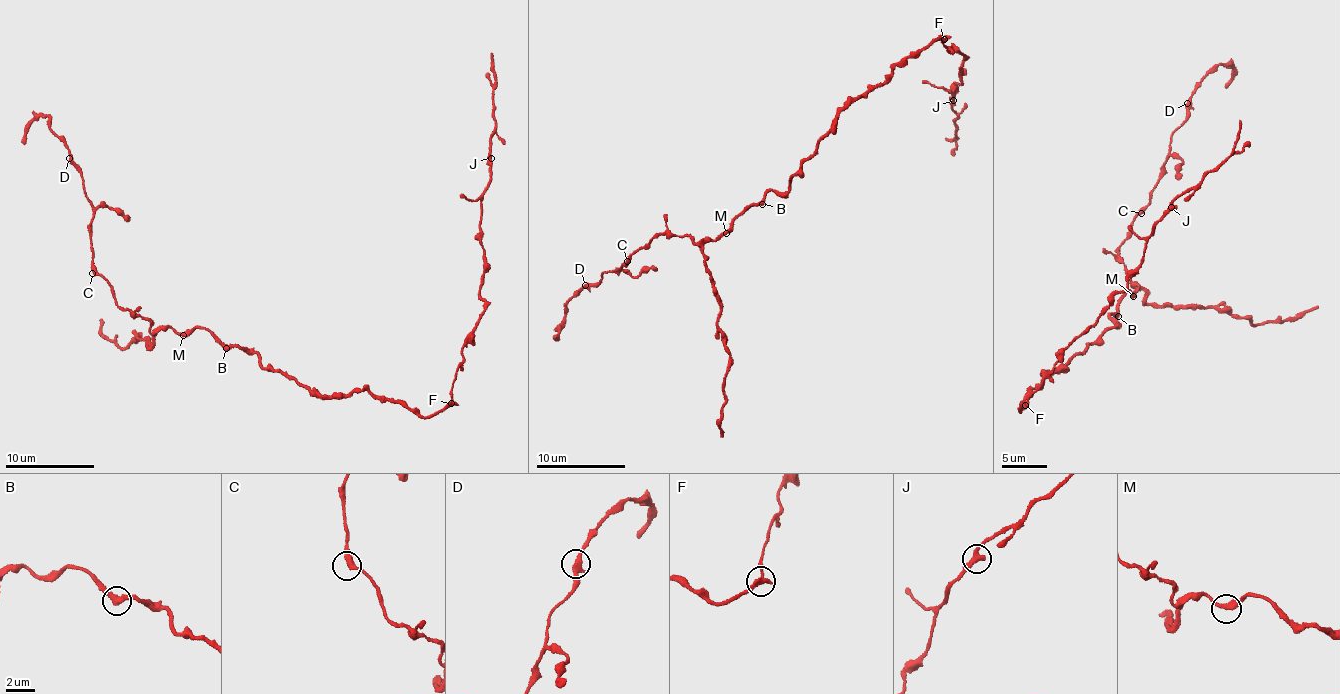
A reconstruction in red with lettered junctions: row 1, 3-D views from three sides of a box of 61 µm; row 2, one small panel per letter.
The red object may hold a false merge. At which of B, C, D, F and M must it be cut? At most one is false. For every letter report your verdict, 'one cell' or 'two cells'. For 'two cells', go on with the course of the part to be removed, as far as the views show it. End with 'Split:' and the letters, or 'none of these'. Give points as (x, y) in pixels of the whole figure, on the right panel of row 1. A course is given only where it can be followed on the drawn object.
B: one cell
C: one cell
D: one cell
F: two cells; foreign part runs (1025, 406), (1059, 352), (1126, 287), (1141, 263), (1154, 222), (1173, 200), (1232, 155), (1240, 119)
M: one cell
Split: F

